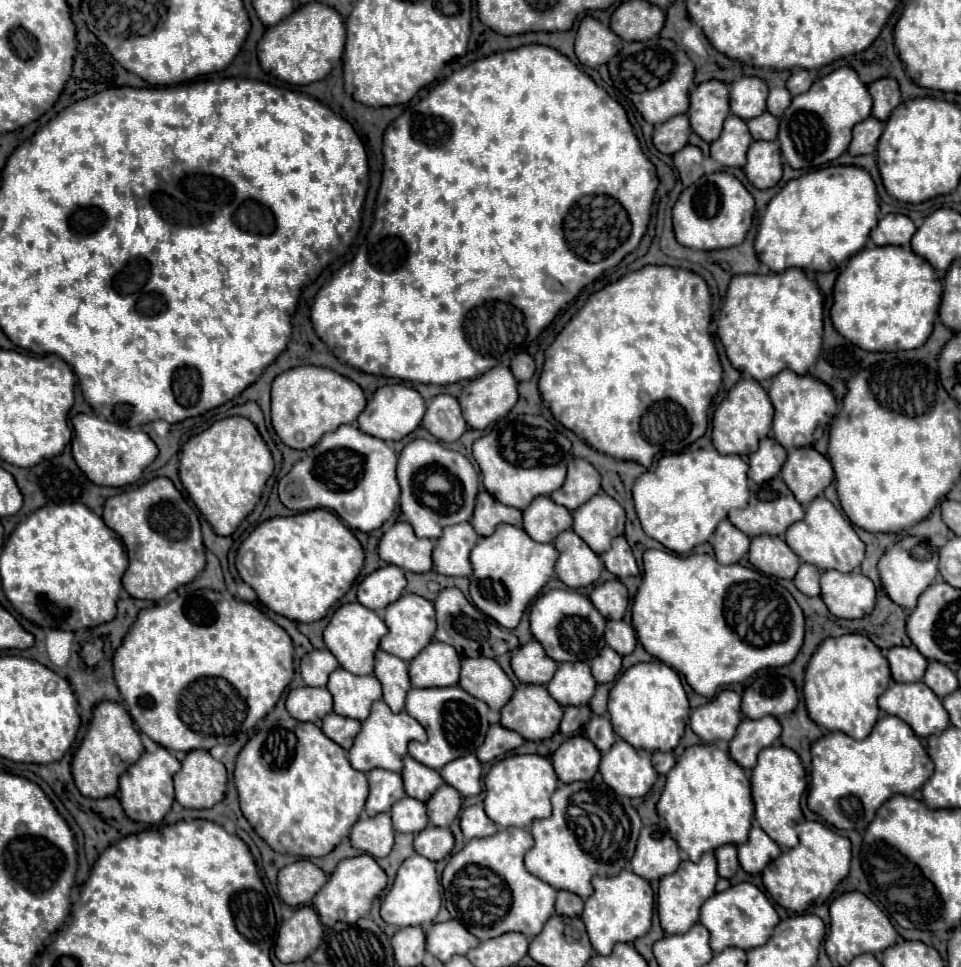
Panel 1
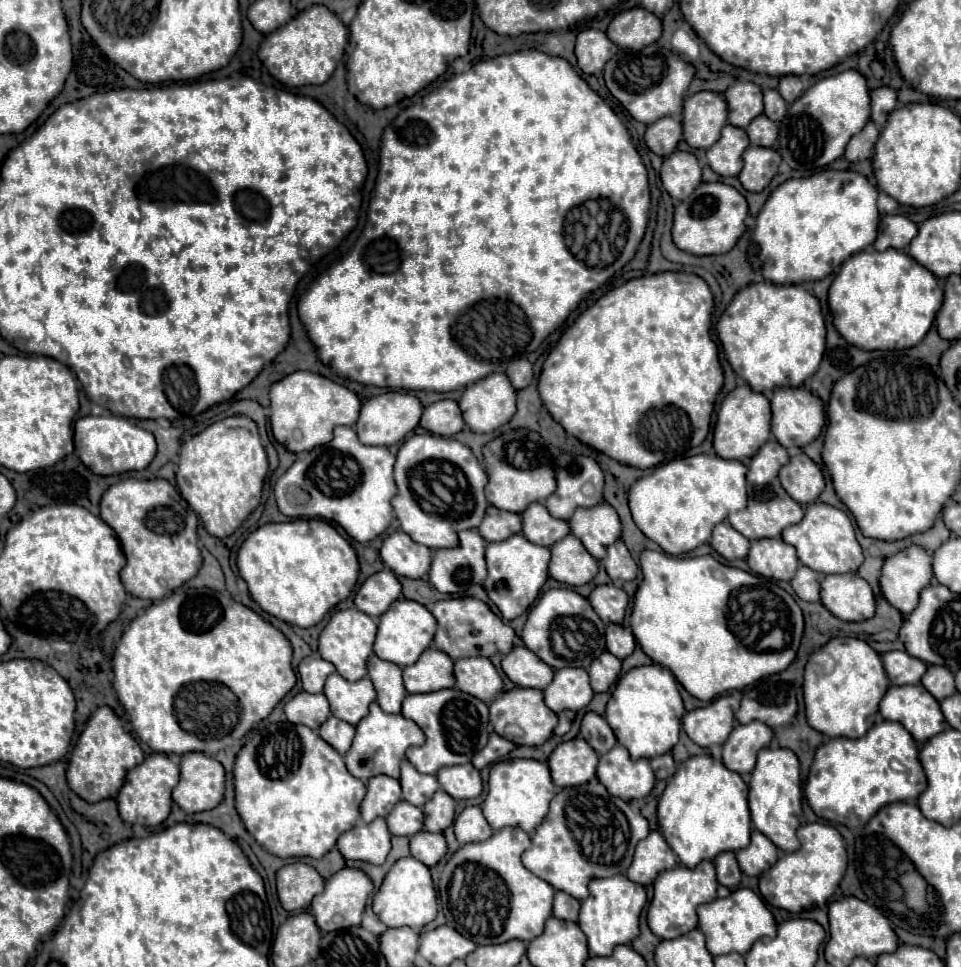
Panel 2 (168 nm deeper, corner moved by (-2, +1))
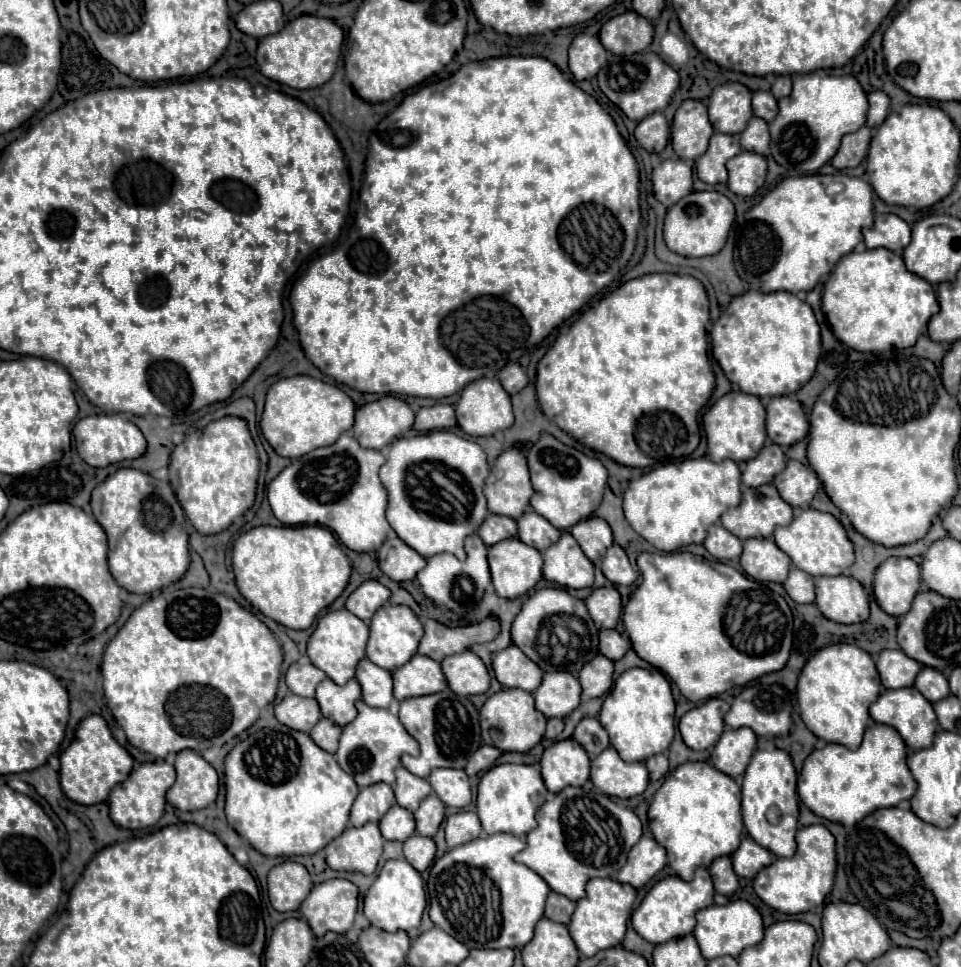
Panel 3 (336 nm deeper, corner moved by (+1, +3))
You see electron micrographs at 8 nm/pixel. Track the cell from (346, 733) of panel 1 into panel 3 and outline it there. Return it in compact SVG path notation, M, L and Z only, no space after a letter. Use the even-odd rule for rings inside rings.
M320 719L314 725L314 729L310 731L310 737L320 749L324 749L328 753L336 753L340 733L342 733L342 729L338 725L334 725L330 719Z

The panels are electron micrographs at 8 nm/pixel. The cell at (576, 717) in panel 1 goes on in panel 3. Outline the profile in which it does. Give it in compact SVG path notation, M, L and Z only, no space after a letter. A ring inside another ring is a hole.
M558 717L548 719L548 727L546 727L544 737L546 739L554 739L554 737L558 737L562 733L562 729L564 729L564 721L562 719L558 719Z

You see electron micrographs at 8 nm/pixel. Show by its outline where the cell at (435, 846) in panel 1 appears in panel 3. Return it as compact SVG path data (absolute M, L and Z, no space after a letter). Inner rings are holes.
M414 833L404 841L404 857L420 873L434 861L434 855L436 855L436 843L430 837Z

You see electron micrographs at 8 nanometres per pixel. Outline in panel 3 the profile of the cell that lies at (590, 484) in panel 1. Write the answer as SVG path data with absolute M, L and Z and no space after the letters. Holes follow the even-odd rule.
M540 433L540 439L530 447L526 459L534 487L530 505L556 529L566 531L596 511L606 487L606 467L598 459L586 457L584 453L560 443L550 433Z

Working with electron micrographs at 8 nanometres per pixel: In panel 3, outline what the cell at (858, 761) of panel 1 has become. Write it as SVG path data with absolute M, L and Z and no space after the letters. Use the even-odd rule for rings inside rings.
M888 725L868 727L862 745L852 751L844 745L828 743L824 749L814 749L798 777L798 797L816 815L840 823L854 825L874 809L896 807L910 799L916 791L916 781L906 767L906 745L896 729Z

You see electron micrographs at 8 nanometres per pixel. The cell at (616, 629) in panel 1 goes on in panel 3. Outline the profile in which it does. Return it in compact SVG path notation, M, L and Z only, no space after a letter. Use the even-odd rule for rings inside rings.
M604 629L600 631L600 653L608 657L610 661L618 661L624 657L624 653L630 649L630 641L624 639L618 631L614 629Z

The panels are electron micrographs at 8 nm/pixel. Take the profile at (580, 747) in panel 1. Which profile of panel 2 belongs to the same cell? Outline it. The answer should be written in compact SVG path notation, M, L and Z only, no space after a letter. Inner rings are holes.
M575 737L555 747L549 757L549 769L553 783L559 787L573 787L587 783L595 777L597 769L597 753L585 739Z

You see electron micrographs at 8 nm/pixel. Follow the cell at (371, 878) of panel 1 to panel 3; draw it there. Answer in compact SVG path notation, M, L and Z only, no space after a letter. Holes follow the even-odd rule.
M330 879L312 887L310 895L300 905L300 913L312 933L322 939L328 931L346 933L354 923L356 907L356 885L346 879Z

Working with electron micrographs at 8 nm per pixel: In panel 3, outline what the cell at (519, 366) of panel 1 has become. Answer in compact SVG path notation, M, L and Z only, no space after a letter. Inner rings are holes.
M514 363L514 365L506 365L506 369L502 369L502 371L498 373L498 381L502 383L502 387L504 387L510 395L514 395L514 393L518 393L518 391L522 391L522 389L526 387L528 377L526 377L524 369L522 369L518 363Z

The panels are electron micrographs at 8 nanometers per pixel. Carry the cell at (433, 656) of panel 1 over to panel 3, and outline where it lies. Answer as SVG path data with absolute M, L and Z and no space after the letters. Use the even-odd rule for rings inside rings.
M414 655L406 665L392 671L392 679L394 679L394 697L398 701L408 699L408 697L422 697L422 695L438 693L438 691L448 687L446 679L444 679L444 673L440 669L440 663L430 661L430 657L422 657L422 655Z

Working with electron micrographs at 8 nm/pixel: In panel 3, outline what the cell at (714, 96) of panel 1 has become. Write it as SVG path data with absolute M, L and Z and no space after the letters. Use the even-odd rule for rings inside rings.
M684 101L674 115L672 121L672 149L682 161L694 161L708 149L708 141L714 129L710 129L710 121L706 117L706 105L702 101Z

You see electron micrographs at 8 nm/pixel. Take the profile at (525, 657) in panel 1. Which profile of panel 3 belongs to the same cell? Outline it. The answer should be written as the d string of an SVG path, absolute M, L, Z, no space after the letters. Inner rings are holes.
M516 645L498 651L492 659L492 669L502 687L518 687L528 693L538 689L544 675Z

